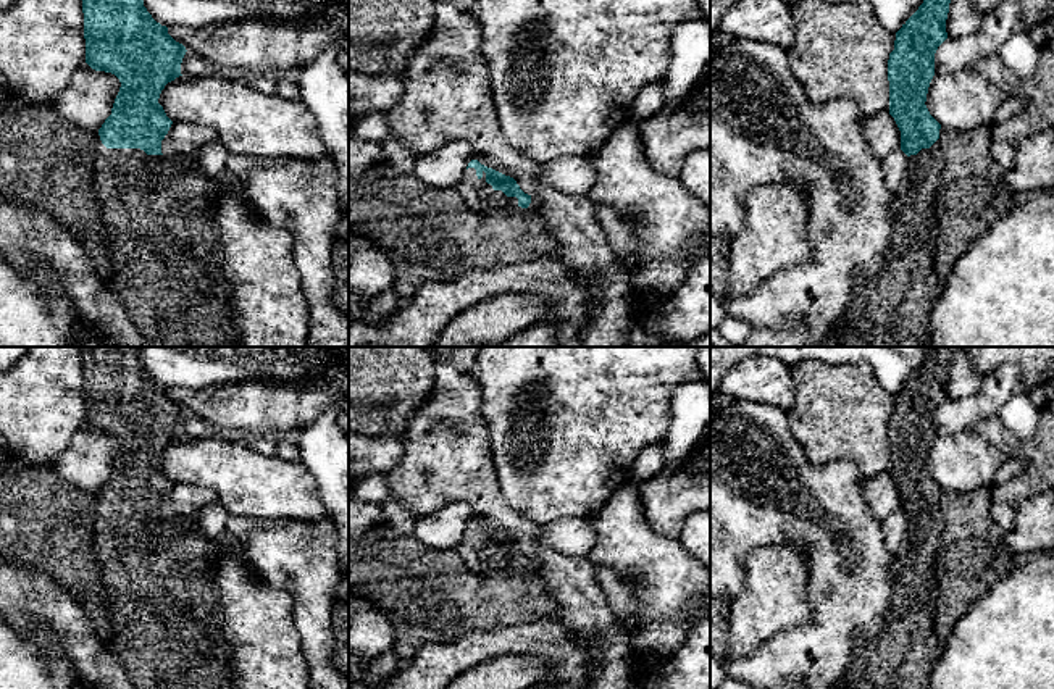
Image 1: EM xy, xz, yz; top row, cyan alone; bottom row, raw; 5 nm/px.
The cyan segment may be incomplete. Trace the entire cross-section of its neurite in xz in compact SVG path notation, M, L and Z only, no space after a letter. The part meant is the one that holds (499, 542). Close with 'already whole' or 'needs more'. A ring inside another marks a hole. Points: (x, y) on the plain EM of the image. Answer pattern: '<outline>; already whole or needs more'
M471 521L466 528L476 531L478 541L483 537L486 539L486 544L492 547L494 552L502 552L507 558L517 558L518 568L528 570L531 565L531 557L525 555L517 542L510 537L505 537L492 529L487 529L481 526L478 521Z; already whole

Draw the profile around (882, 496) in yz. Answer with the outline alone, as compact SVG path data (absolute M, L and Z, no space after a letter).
M889 471L875 474L864 486L864 502L878 521L901 510L901 492Z

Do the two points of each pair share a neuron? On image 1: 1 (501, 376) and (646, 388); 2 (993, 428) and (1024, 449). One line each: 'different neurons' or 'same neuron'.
1: same neuron
2: same neuron

